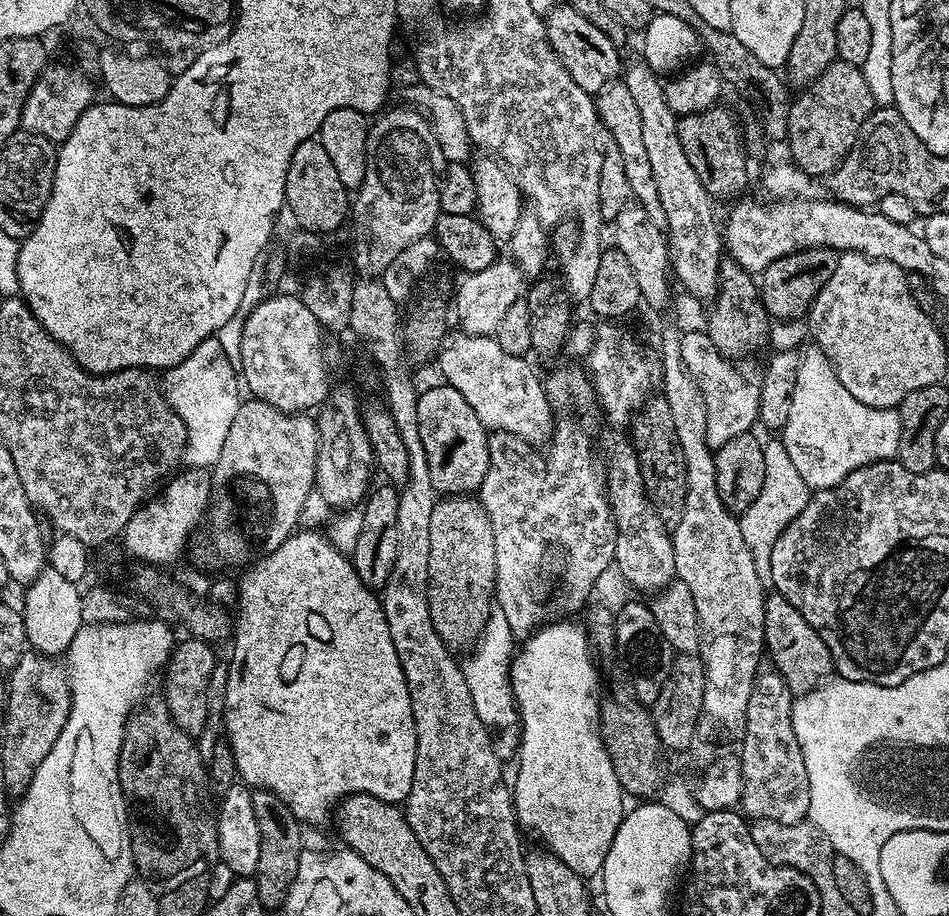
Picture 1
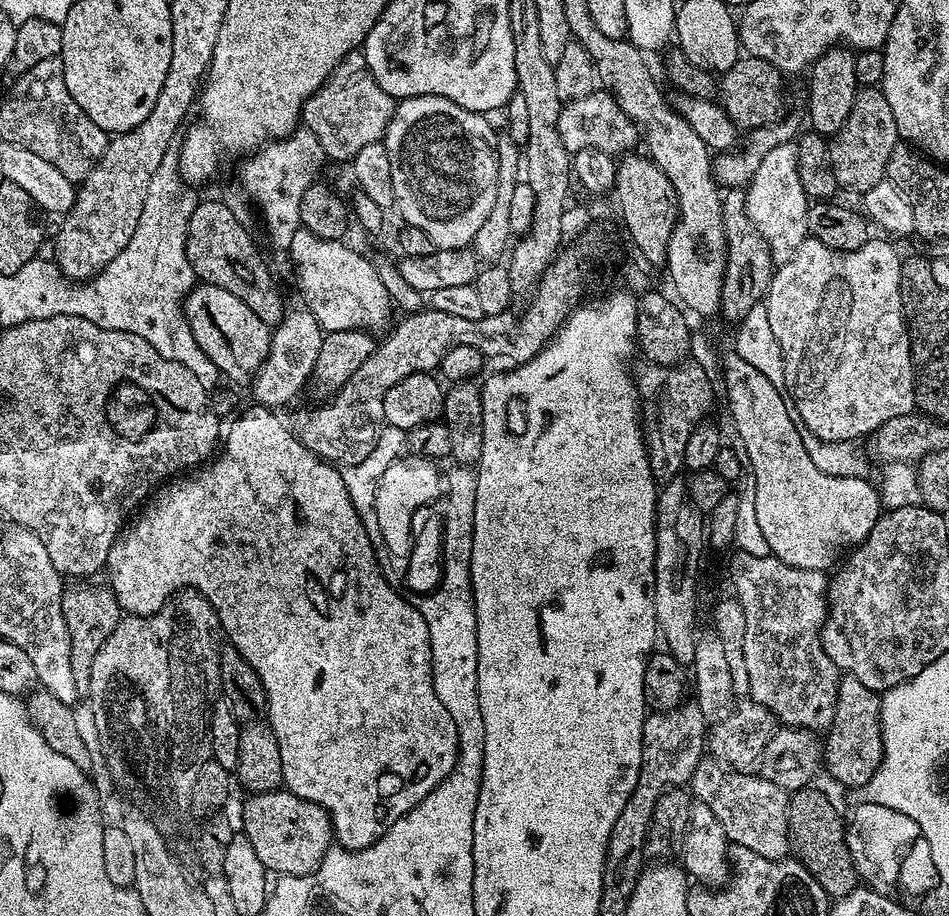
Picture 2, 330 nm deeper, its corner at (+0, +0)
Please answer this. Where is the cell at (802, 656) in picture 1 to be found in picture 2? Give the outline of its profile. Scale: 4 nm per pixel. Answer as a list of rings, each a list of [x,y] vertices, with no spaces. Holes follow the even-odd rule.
[[[845,675],[838,686],[832,725],[826,730],[822,745],[823,767],[828,768],[829,774],[848,788],[862,790],[874,778],[884,757],[878,693],[862,686],[858,678]]]

